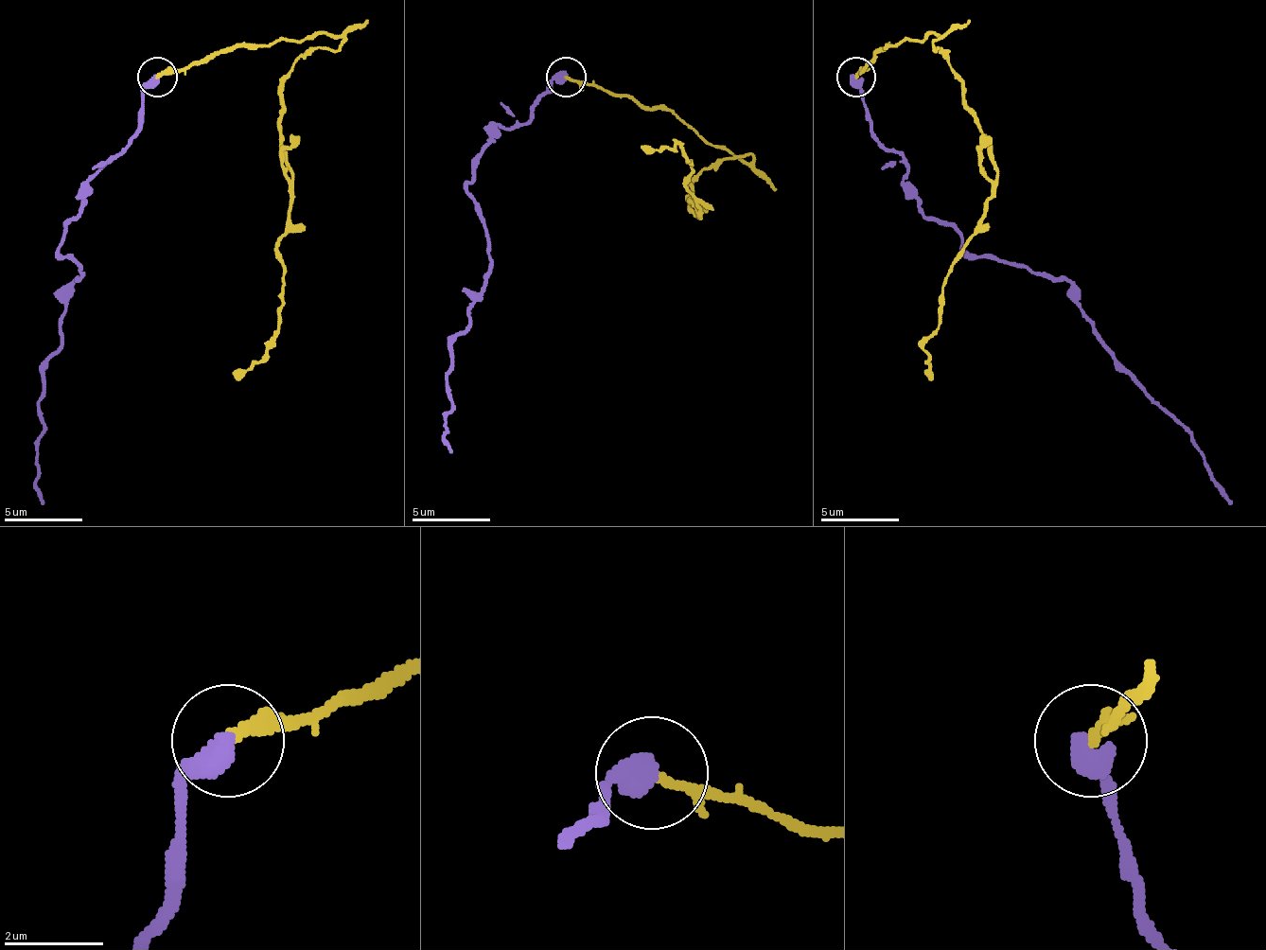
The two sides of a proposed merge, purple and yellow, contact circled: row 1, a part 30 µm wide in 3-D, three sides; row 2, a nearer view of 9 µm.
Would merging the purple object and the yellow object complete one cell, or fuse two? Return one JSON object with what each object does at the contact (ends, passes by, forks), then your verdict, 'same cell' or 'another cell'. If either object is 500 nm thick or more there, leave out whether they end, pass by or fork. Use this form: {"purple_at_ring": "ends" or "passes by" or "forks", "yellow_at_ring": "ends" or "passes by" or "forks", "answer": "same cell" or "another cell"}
{"answer": "another cell"}

